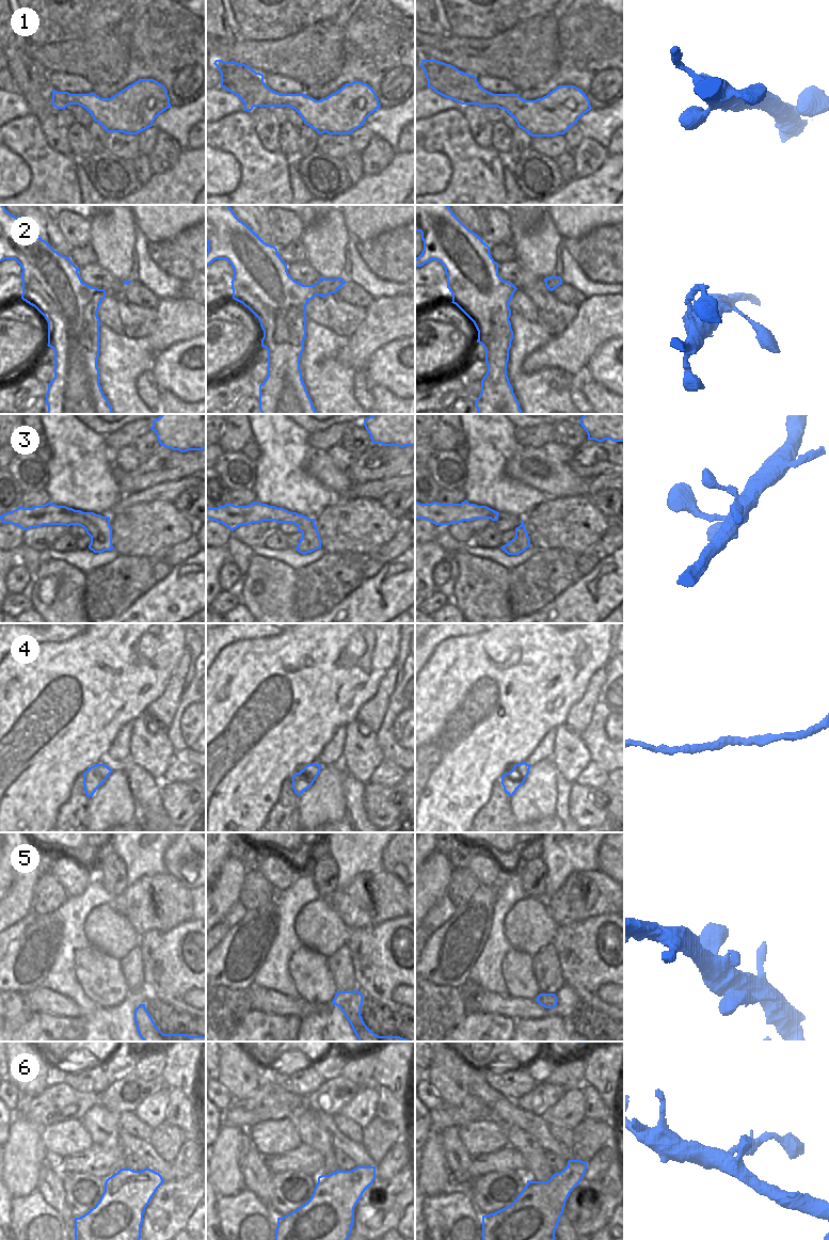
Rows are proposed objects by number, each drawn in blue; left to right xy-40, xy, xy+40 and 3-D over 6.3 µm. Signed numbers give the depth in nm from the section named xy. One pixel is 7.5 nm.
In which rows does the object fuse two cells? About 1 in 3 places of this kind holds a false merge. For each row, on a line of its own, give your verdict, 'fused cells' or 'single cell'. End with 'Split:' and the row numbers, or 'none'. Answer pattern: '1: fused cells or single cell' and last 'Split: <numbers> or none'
1: single cell
2: single cell
3: single cell
4: single cell
5: single cell
6: single cell
Split: none

